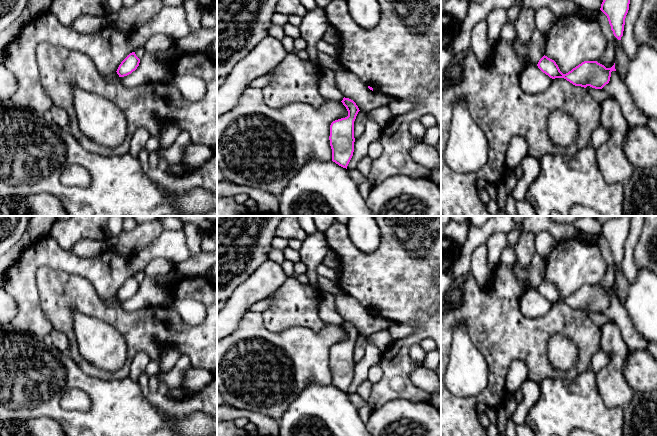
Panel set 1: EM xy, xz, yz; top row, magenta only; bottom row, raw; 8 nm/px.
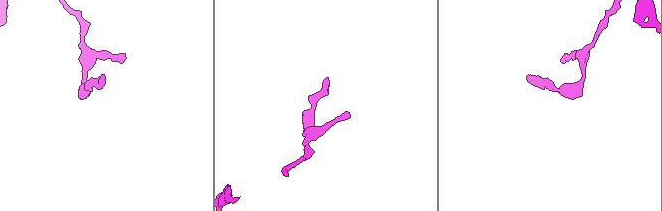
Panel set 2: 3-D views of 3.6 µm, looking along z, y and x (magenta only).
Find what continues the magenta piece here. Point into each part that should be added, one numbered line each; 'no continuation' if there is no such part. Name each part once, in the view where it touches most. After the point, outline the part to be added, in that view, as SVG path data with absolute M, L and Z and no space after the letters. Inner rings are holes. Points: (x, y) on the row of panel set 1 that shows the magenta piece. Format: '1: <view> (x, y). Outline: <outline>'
no continuation

